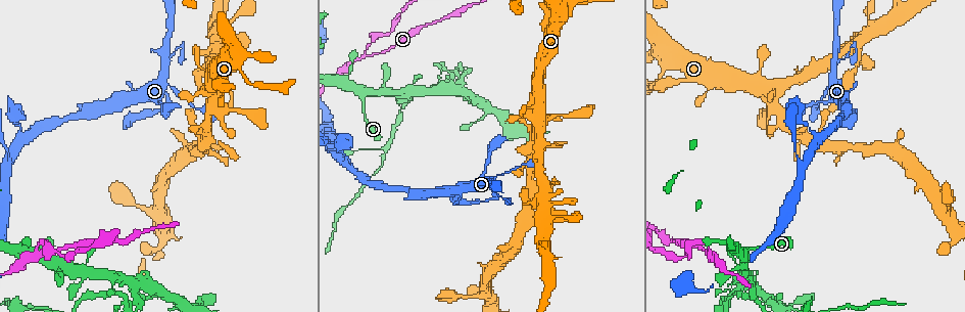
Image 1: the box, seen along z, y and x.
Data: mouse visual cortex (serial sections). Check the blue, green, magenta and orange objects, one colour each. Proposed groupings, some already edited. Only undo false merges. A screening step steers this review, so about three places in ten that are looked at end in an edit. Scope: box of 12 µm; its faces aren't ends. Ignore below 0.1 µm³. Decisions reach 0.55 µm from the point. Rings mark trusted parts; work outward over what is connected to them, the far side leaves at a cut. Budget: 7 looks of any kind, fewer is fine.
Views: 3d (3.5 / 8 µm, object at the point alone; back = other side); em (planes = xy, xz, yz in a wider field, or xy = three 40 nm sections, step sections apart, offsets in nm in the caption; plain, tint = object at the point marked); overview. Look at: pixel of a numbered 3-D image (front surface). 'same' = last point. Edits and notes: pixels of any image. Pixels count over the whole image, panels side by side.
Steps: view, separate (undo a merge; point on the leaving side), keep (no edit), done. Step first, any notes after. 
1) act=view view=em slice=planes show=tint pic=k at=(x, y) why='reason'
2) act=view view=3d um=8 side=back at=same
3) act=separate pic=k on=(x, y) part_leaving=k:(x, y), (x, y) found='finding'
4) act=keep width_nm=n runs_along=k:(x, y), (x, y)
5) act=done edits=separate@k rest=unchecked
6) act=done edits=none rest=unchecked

act=view view=3d um=8 pic=1 at=(710, 253) why='side arm on a straight run'

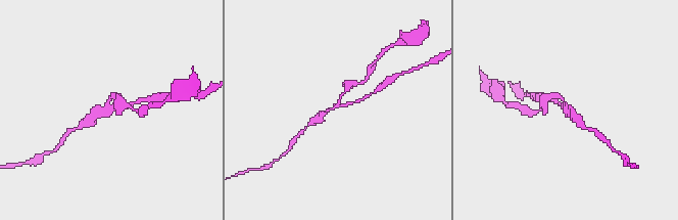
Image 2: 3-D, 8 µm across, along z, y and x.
act=view view=em slice=xy step=1 show=tint pic=2 at=(337, 107) arms=3 arm_widths_nm=150,150,200

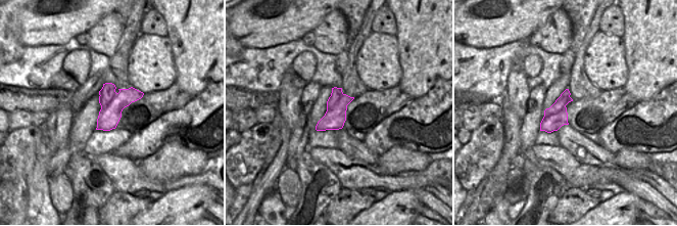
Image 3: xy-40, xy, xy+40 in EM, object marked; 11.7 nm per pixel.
act=separate pic=2 on=(544, 106) part_leaving=2:(337, 106), (347, 86), (358, 83) found='a second cell is stuck on'

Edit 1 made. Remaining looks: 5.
act=view view=overview why='redraw'

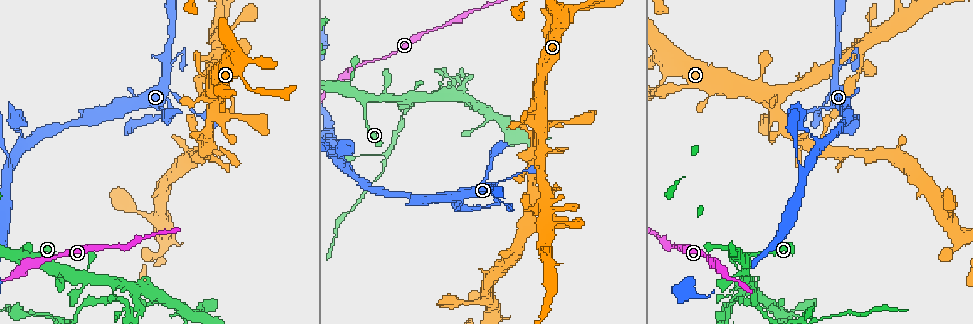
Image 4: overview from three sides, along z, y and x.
act=view view=3d um=3.5 pic=4 at=(806, 171) why='side arm on a straight run'

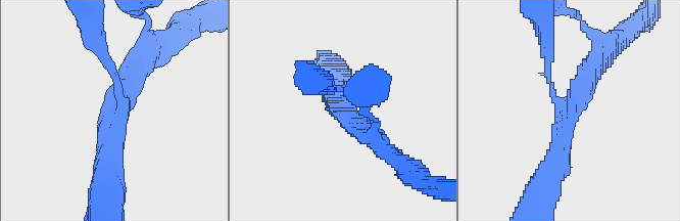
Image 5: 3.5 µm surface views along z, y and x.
act=view view=em slice=planes show=plain pic=5 at=(569, 111) arms=3 arm_widths_nm=150,350,350 why='now the EM'

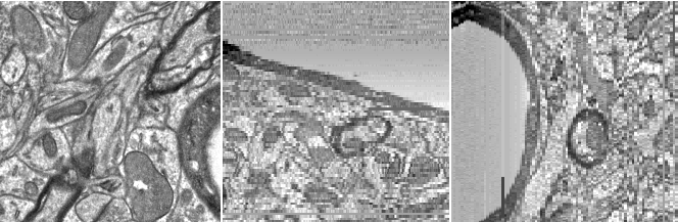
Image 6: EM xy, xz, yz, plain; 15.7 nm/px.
act=view view=em slice=planes show=tint at=same

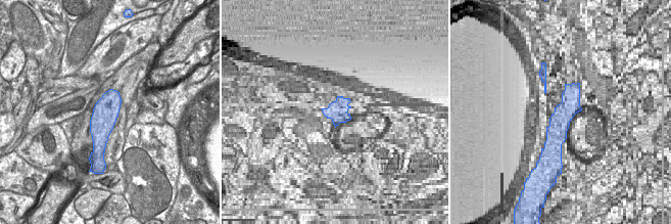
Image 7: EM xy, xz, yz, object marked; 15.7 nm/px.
act=keep width_nm=400 runs_along=5:(597, 58), (563, 124), (549, 175) found='all the same cell'

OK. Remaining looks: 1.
act=done edits=separate@2 rest=unchecked

